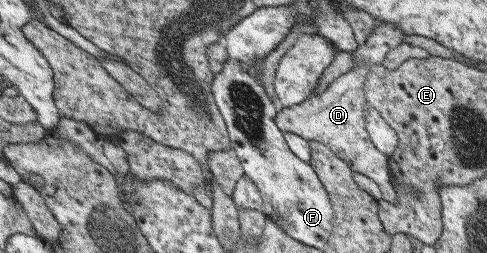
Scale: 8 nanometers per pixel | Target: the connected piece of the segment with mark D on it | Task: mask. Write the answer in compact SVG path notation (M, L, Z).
M378 22L378 25L369 33L369 38L358 46L357 51L351 54L355 64L346 73L330 84L330 87L319 95L312 95L305 102L297 106L284 107L276 116L278 127L284 132L293 132L305 138L306 141L315 140L332 148L340 157L351 165L353 172L368 176L377 188L380 188L382 199L395 204L397 197L390 184L390 170L388 158L374 147L365 128L364 105L367 105L366 95L363 94L366 74L370 66L383 64L384 56L389 49L402 44L404 34L395 25Z

